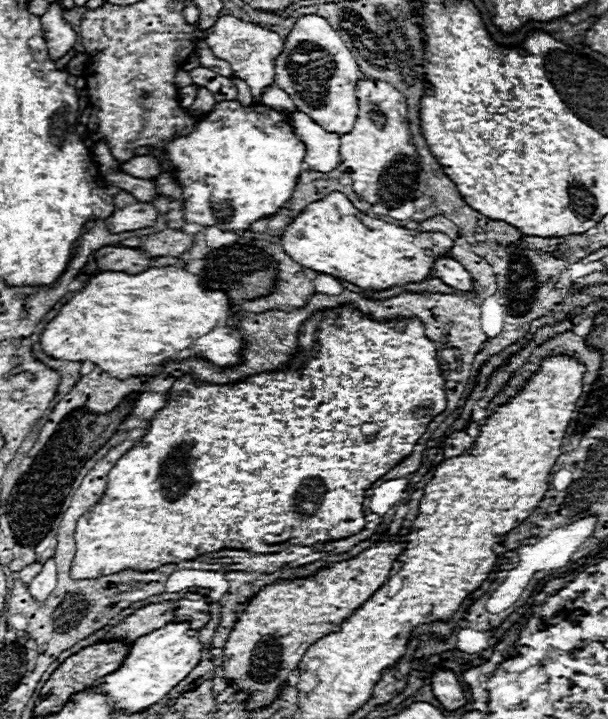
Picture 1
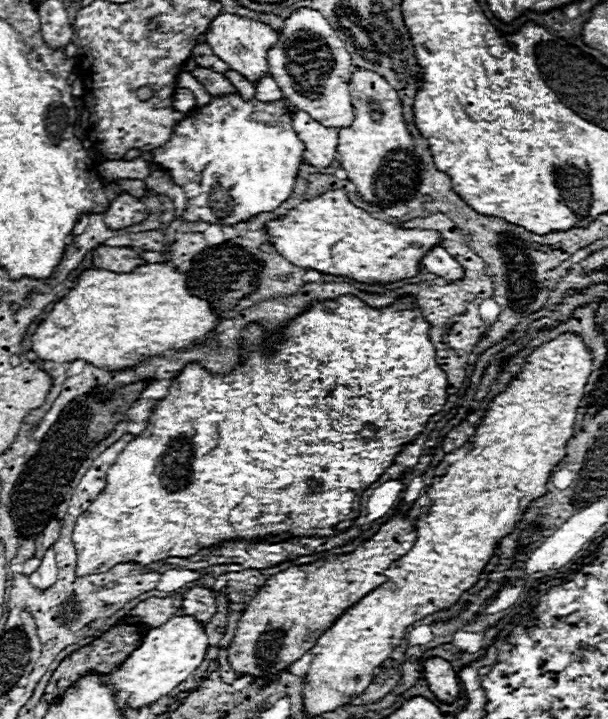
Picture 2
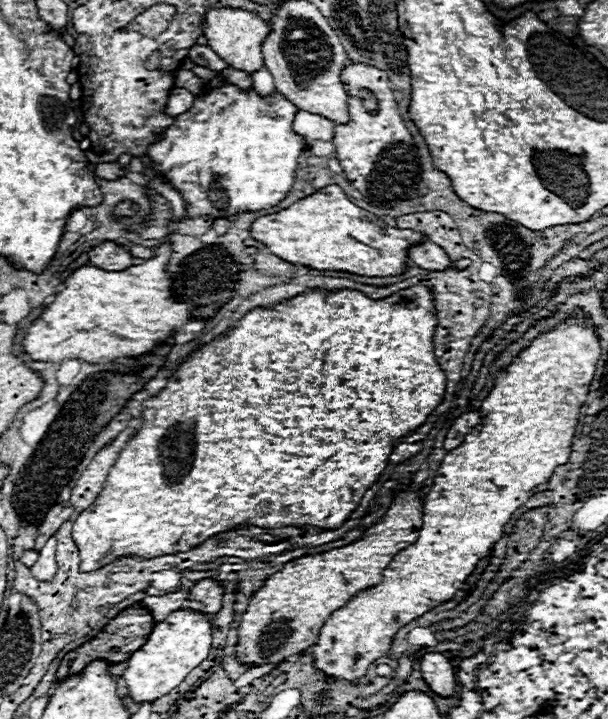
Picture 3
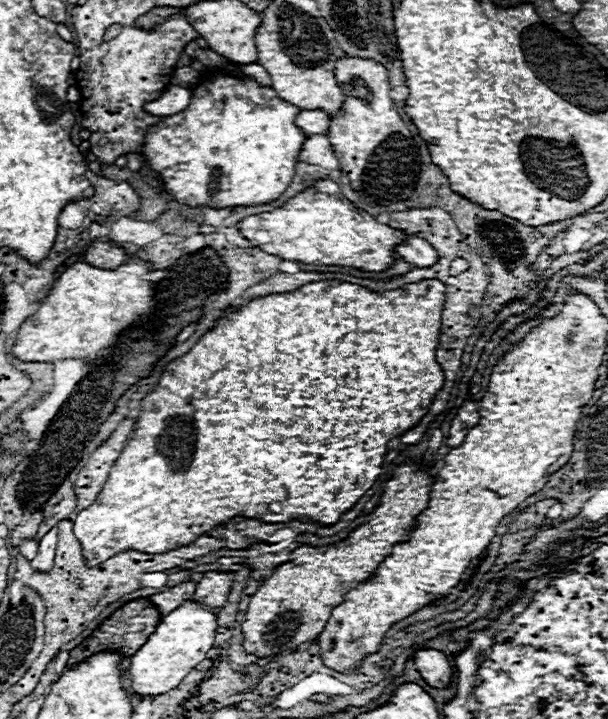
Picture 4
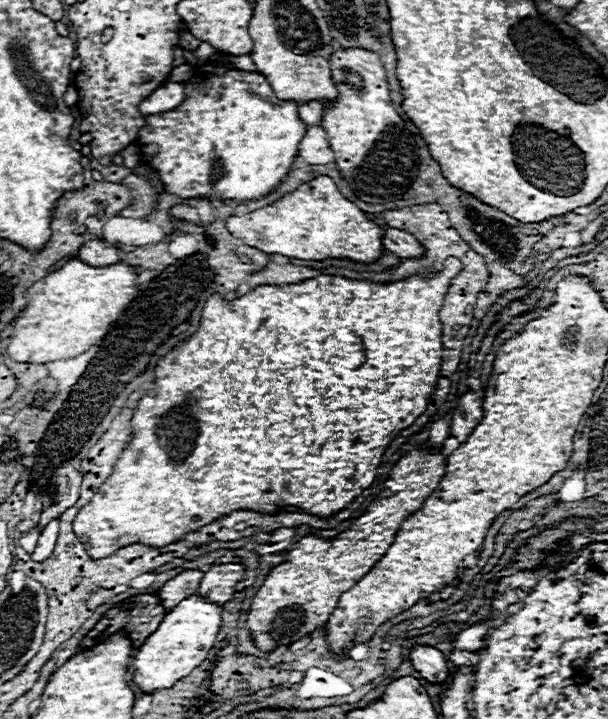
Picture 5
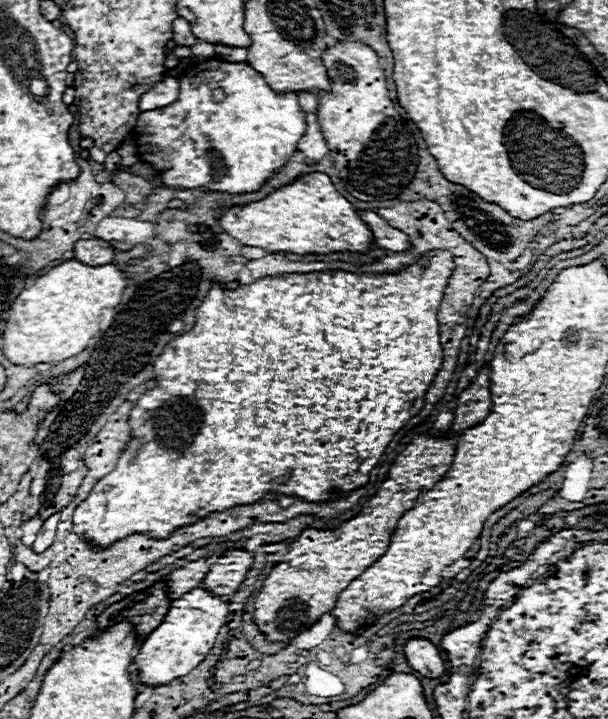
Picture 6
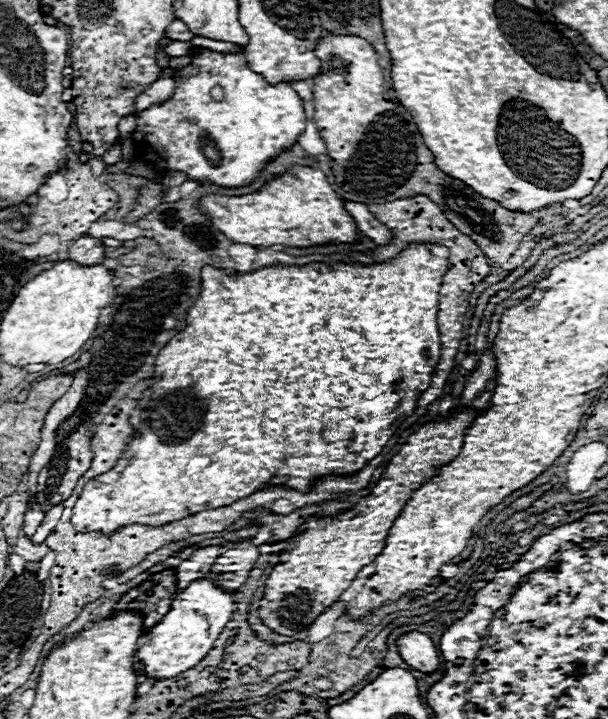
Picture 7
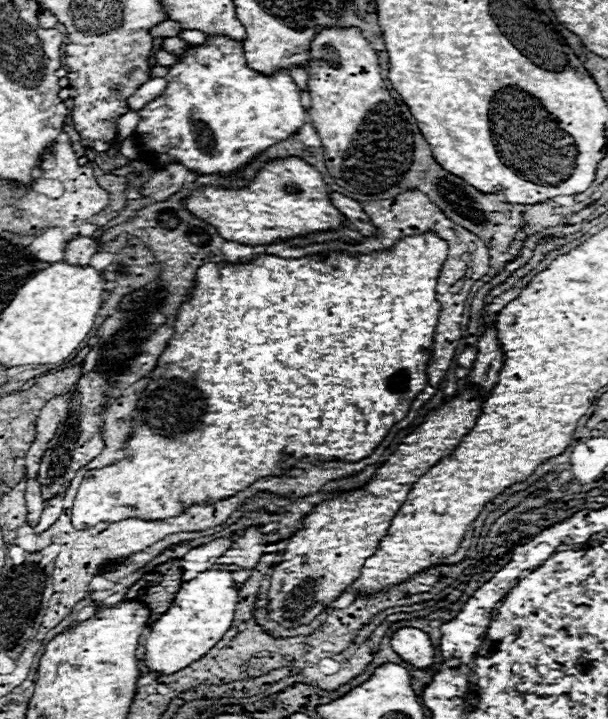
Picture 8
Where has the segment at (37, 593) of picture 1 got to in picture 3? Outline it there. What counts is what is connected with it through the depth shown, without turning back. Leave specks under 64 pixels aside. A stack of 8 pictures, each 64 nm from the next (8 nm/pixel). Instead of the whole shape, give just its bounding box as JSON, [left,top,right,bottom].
[30,536,56,580]

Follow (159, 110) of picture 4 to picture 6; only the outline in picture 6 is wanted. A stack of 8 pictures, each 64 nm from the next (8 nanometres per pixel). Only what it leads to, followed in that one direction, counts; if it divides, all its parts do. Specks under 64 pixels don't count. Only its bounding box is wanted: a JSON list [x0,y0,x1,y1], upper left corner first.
[140,76,178,112]

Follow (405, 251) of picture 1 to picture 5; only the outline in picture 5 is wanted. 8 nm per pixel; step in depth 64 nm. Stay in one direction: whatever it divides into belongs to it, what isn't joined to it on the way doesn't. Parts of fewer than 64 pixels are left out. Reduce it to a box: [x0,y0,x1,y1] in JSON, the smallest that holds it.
[226,176,382,262]

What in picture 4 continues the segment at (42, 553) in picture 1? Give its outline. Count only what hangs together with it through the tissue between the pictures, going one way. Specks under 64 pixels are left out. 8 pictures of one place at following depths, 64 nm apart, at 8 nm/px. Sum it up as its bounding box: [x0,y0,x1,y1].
[36,478,76,540]

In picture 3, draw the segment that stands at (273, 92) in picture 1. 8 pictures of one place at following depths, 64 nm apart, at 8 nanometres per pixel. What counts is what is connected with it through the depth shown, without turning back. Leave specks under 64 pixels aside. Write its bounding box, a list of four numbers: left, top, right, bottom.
[252,68,276,96]

